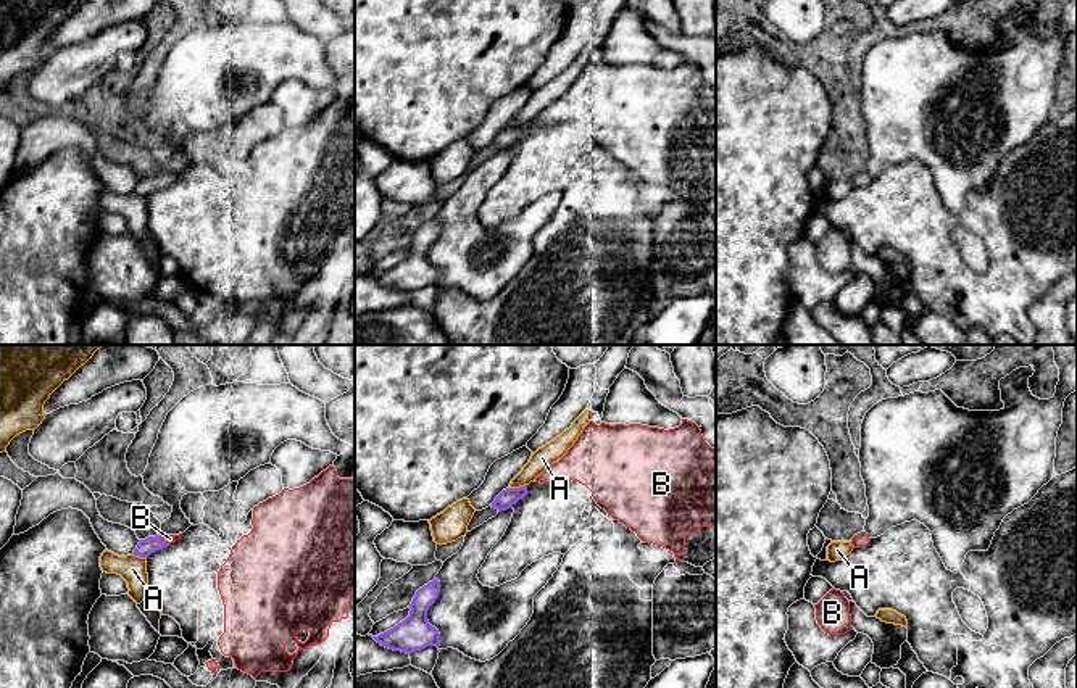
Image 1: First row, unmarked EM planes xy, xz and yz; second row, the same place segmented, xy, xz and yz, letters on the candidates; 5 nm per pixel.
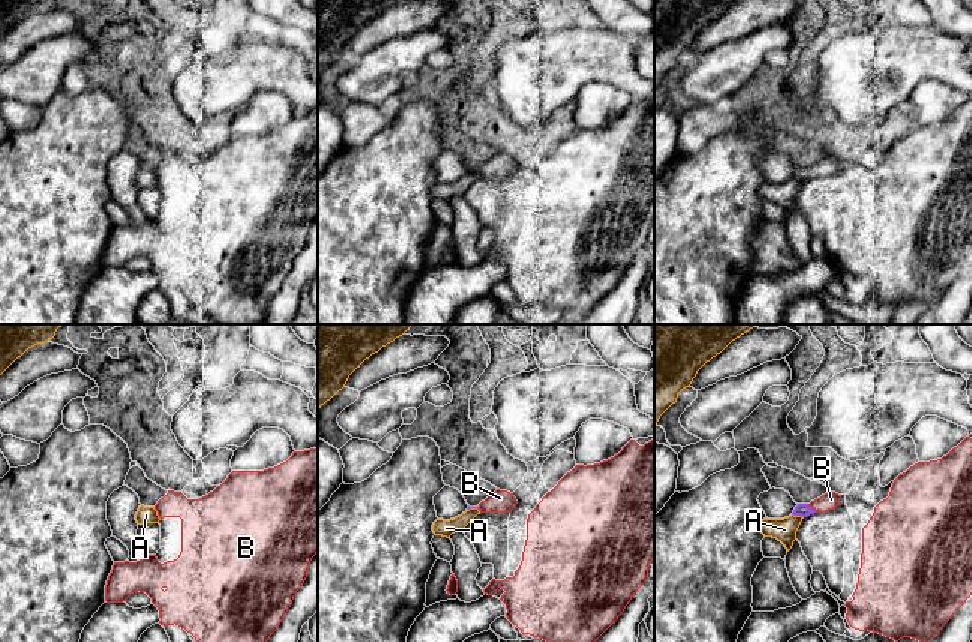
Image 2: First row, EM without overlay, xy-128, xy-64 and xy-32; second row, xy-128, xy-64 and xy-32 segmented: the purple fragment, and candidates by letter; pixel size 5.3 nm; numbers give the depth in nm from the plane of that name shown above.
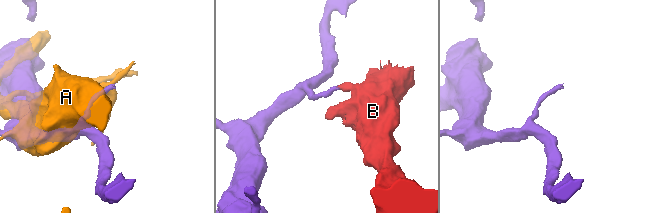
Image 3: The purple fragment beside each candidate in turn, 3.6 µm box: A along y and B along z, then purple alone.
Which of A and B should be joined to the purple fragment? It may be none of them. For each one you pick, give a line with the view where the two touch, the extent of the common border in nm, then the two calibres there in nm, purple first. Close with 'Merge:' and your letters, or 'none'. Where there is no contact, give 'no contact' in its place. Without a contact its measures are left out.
Merge: none

